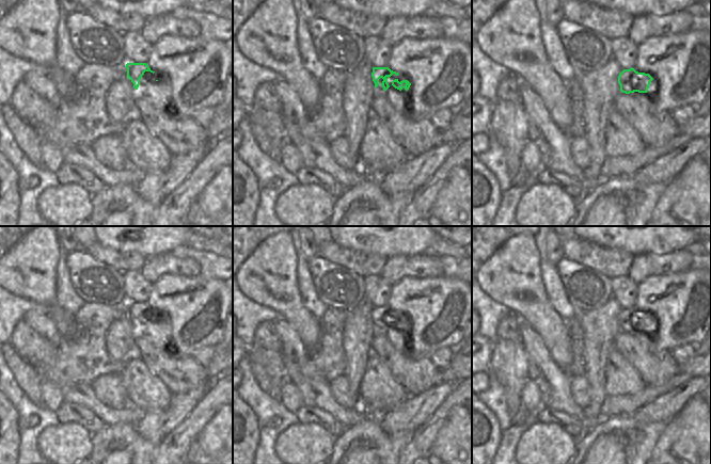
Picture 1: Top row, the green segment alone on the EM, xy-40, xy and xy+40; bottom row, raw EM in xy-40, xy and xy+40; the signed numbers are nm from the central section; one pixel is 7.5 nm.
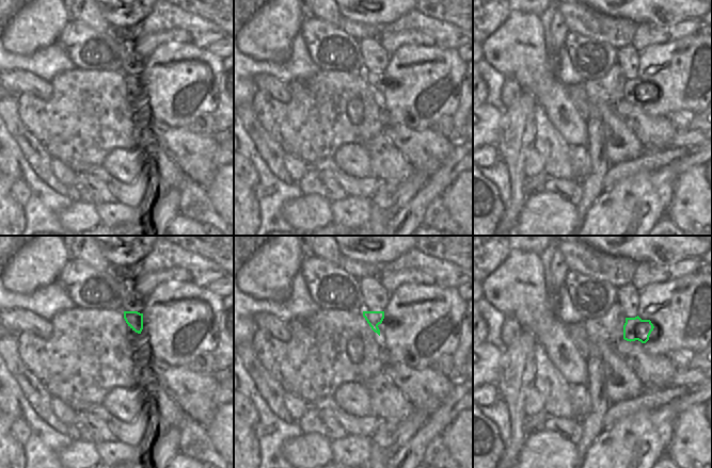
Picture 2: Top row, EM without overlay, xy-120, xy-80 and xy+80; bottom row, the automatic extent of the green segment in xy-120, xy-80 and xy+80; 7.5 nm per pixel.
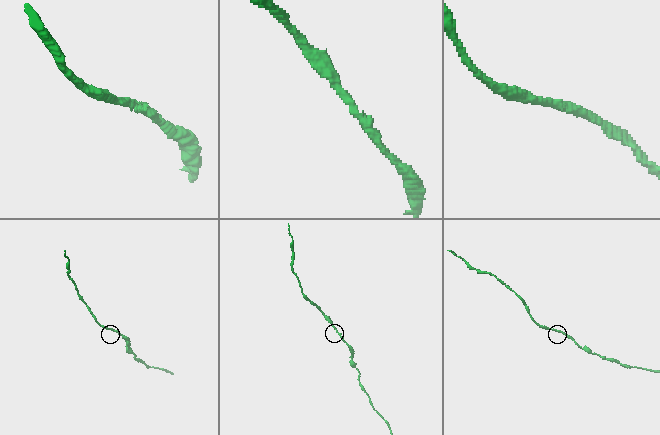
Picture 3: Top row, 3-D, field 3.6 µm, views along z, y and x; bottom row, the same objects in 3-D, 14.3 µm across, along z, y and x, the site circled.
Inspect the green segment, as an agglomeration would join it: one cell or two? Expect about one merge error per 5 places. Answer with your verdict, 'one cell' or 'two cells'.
one cell

